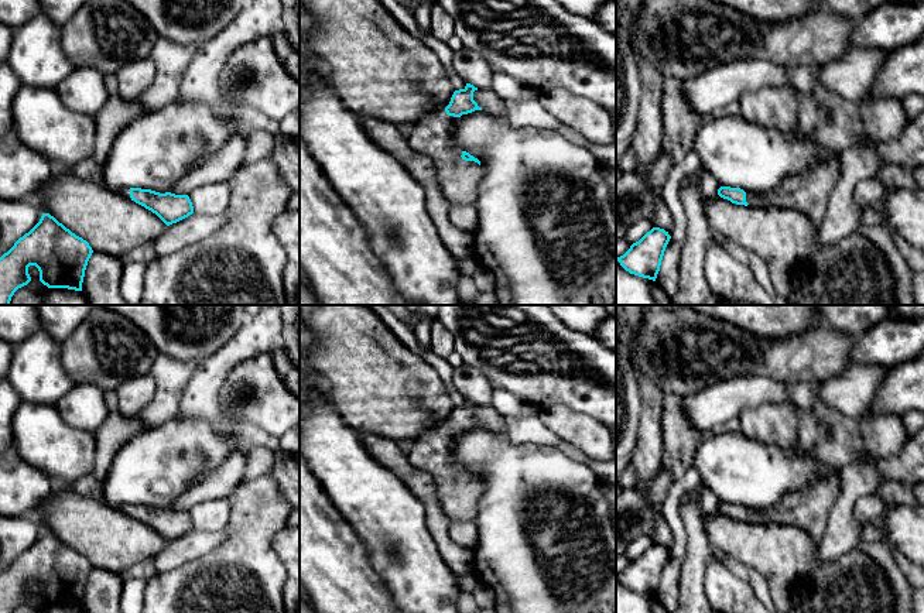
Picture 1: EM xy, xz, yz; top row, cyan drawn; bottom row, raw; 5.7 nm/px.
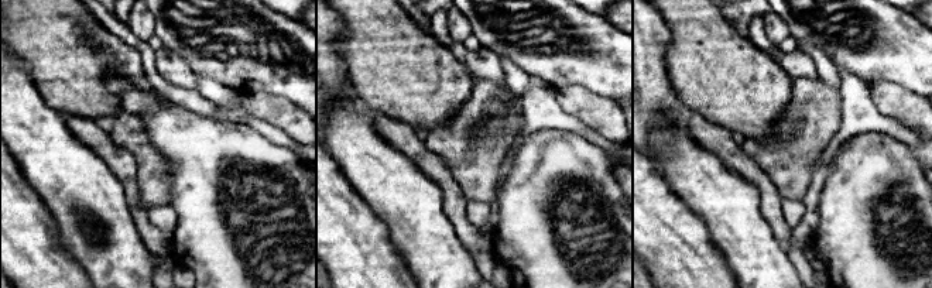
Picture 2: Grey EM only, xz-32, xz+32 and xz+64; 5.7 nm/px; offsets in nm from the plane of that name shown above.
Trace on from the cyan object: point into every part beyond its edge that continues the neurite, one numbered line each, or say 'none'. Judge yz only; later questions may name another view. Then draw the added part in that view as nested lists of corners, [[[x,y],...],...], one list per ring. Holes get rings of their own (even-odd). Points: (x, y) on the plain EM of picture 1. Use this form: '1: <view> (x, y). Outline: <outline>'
1: yz (808, 509). Outline: [[[832,469],[827,477],[815,480],[800,492],[783,496],[767,510],[746,508],[746,518],[753,524],[790,524],[819,542],[827,531],[831,508],[839,496],[841,483],[841,470]]]

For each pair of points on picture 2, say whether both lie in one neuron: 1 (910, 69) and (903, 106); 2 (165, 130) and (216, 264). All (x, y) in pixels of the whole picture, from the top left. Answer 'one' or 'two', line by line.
1: two
2: one

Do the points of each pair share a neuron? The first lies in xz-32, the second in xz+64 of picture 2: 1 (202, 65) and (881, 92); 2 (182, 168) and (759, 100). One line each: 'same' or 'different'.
1: different
2: different

